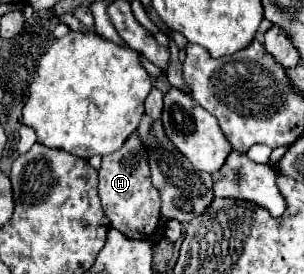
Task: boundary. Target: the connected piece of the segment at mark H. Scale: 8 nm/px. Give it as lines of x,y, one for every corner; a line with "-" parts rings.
129,135
123,147
103,157
99,169
99,197
103,211
111,221
111,227
119,229
129,239
153,239
161,219
161,197
151,183
151,171
147,165
149,151
139,135

